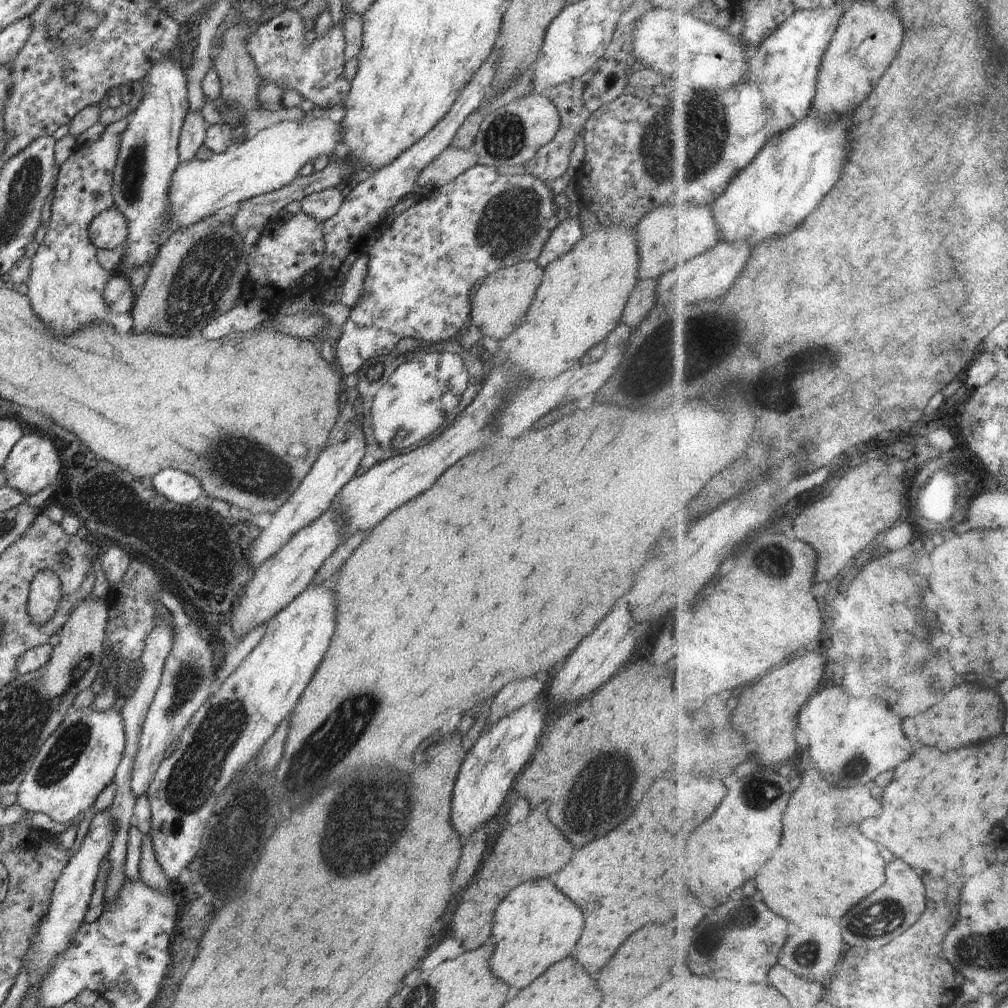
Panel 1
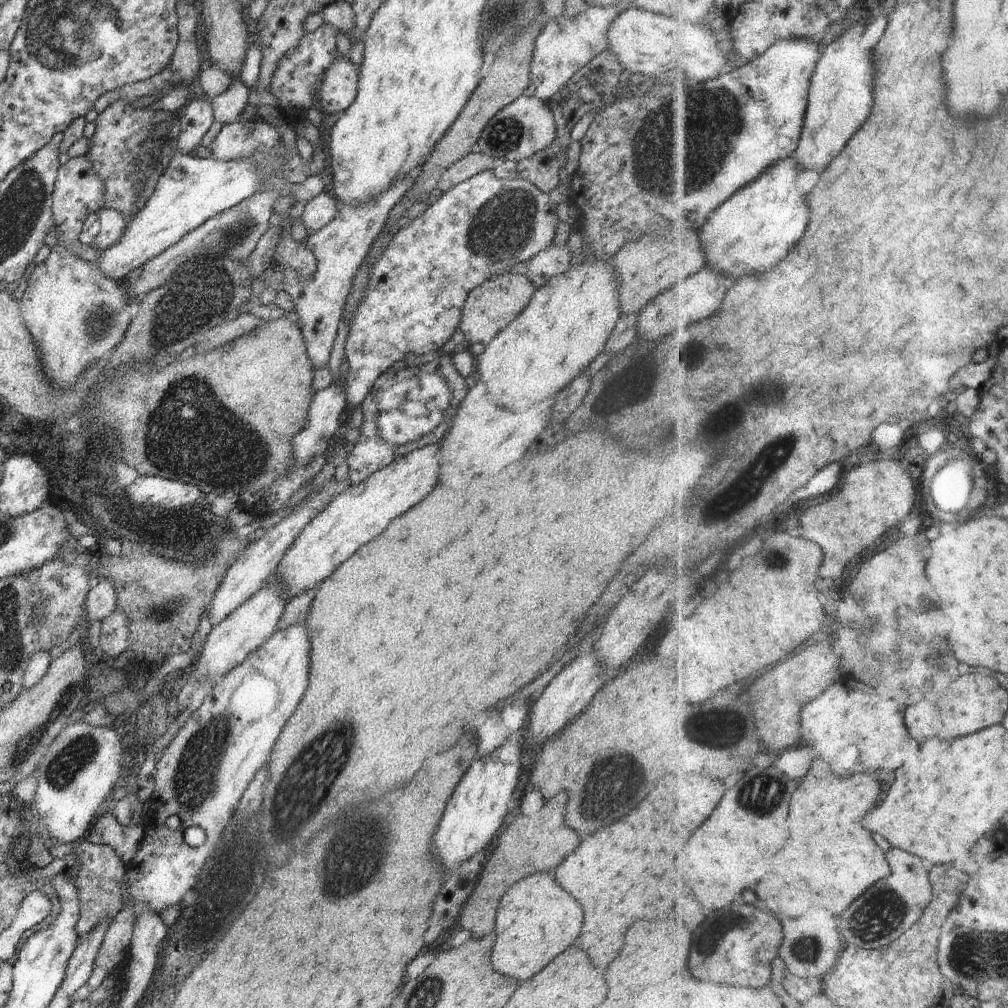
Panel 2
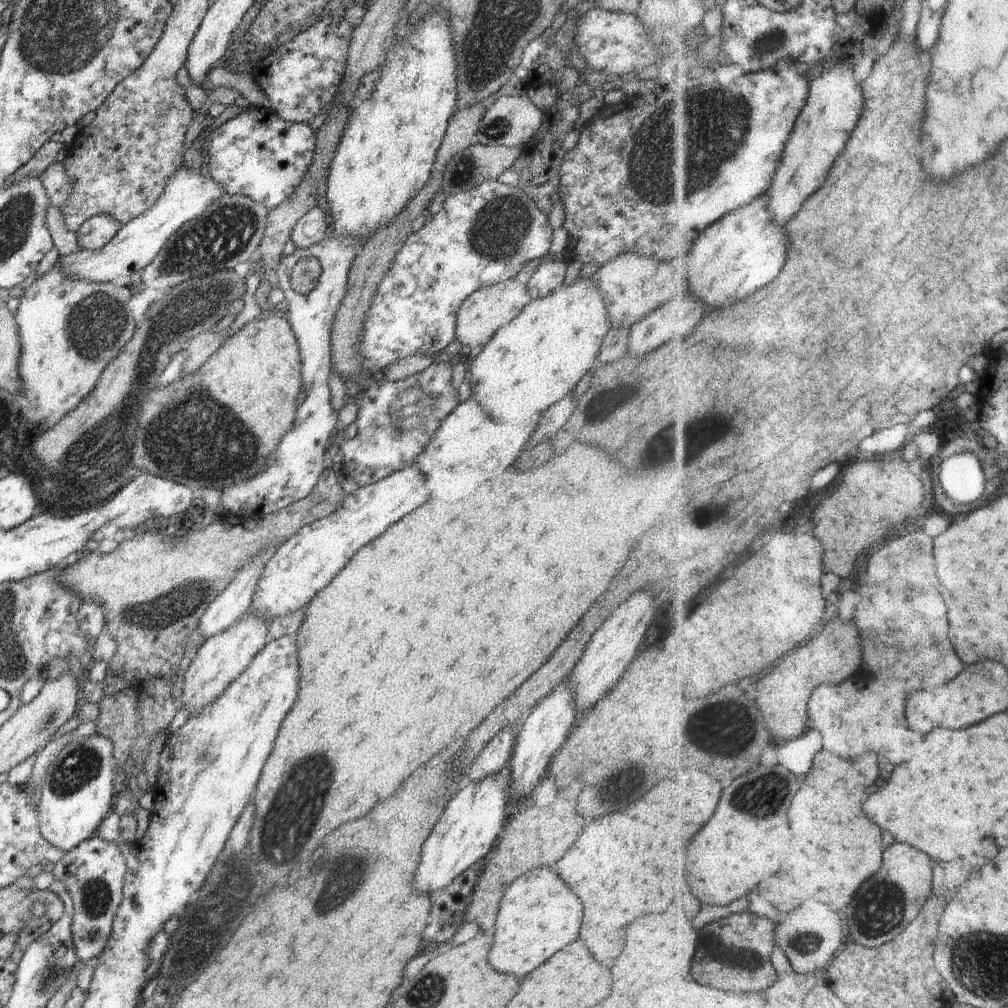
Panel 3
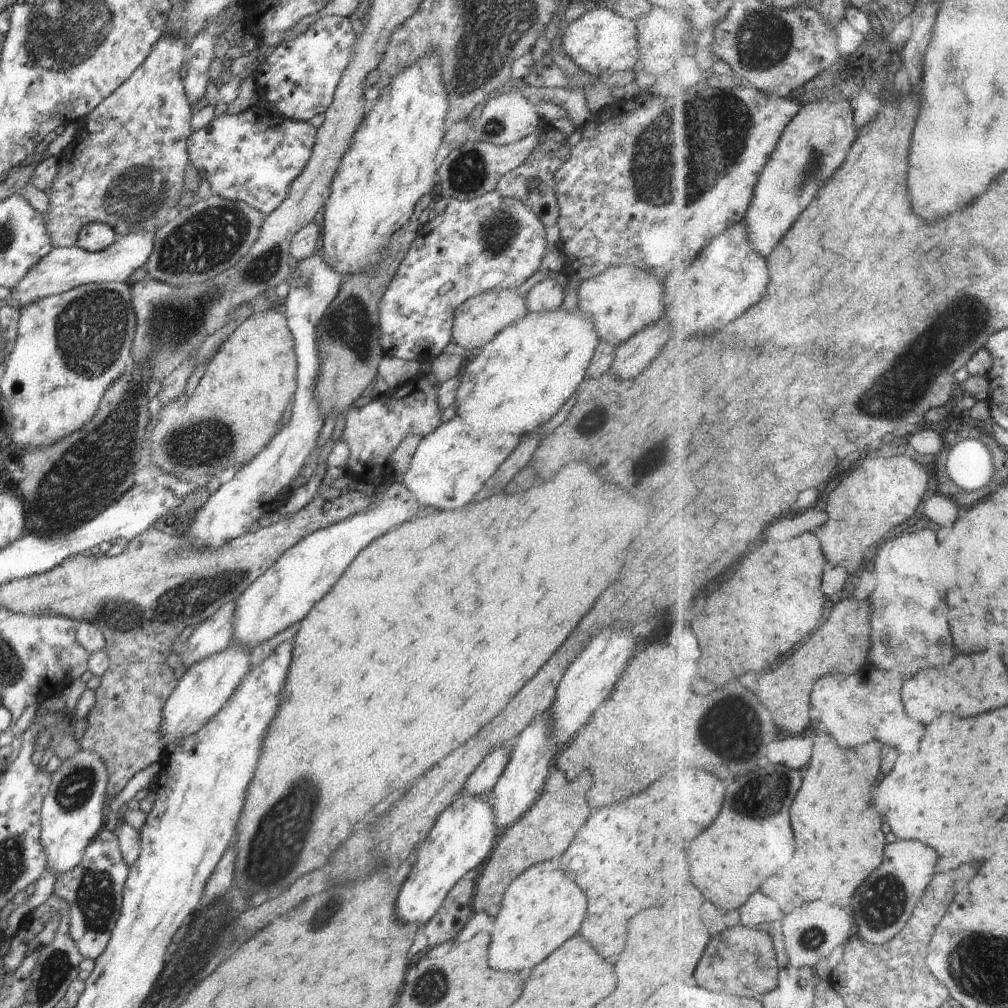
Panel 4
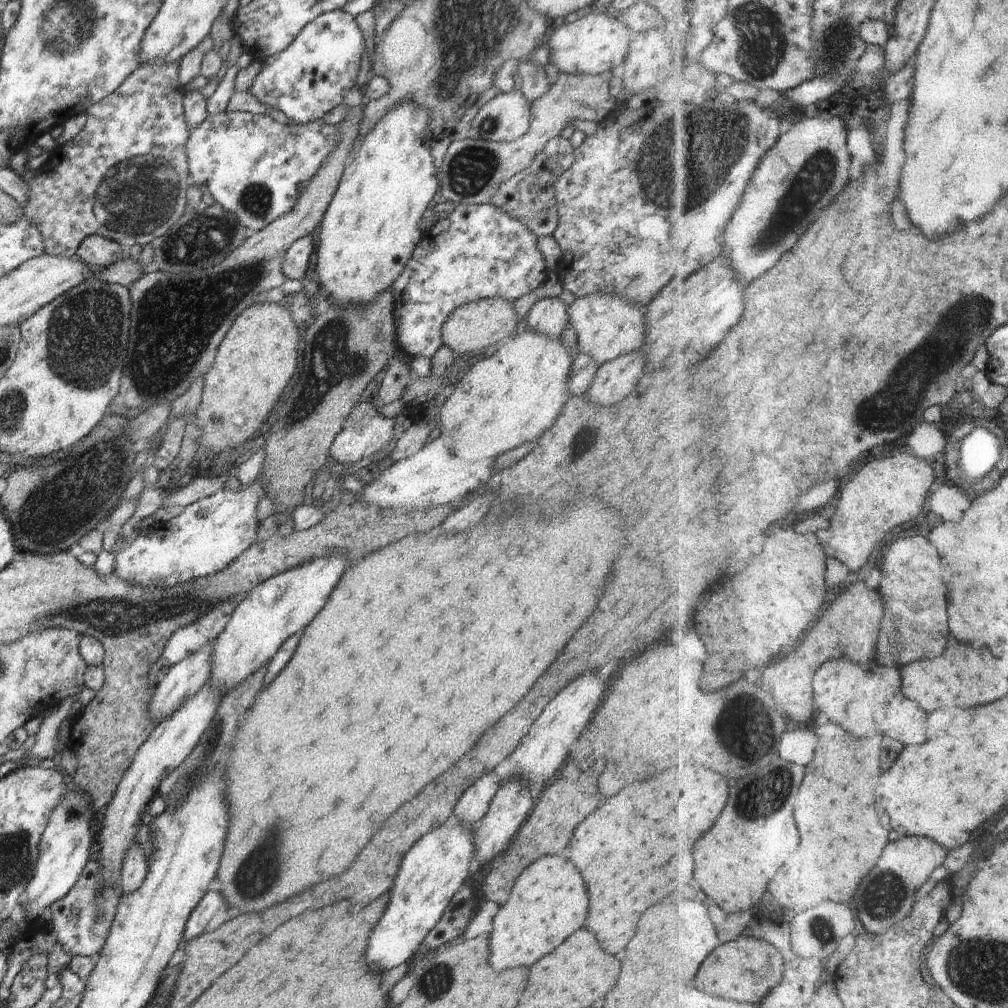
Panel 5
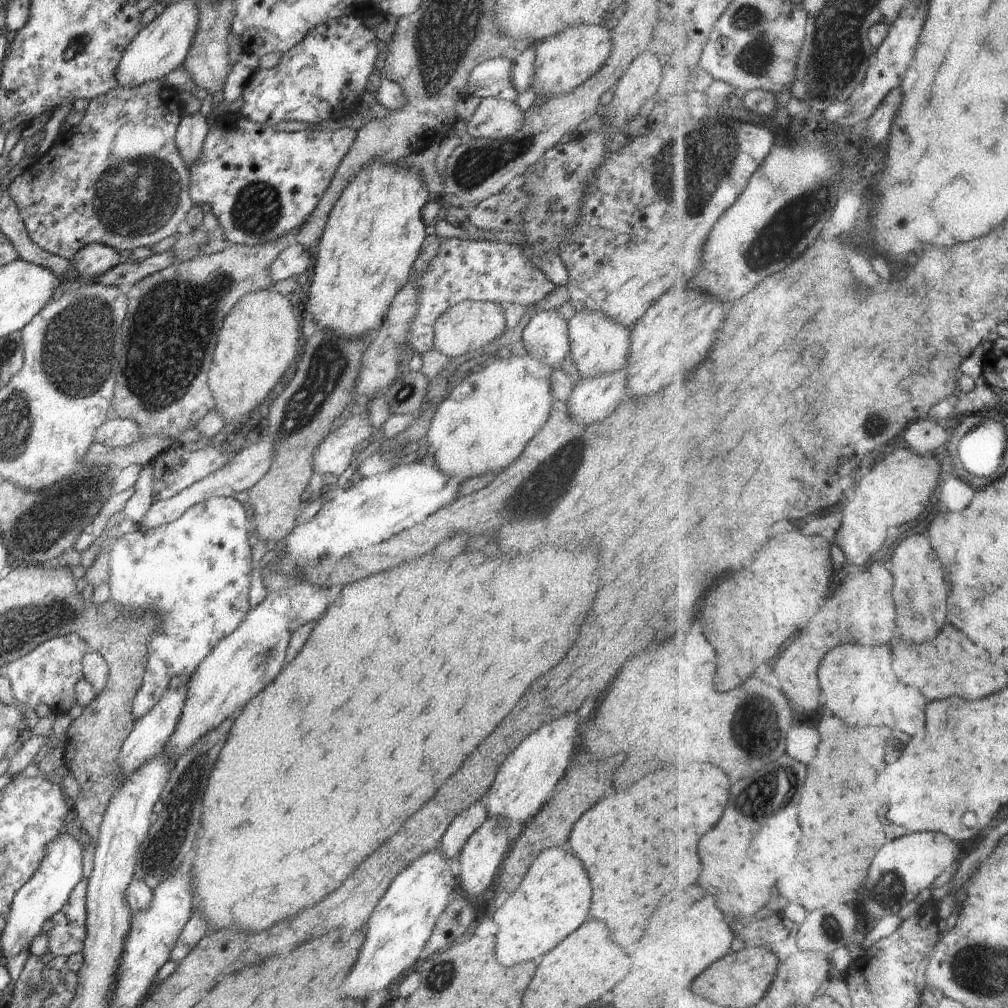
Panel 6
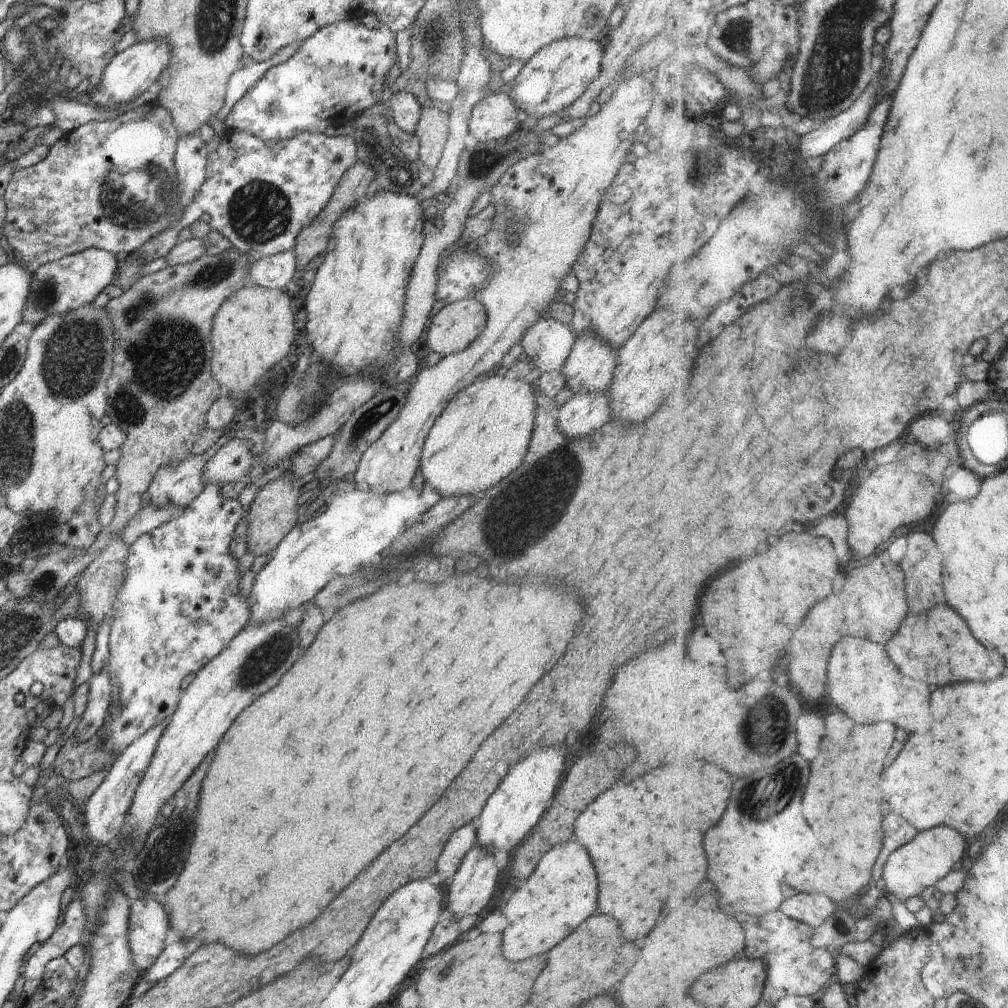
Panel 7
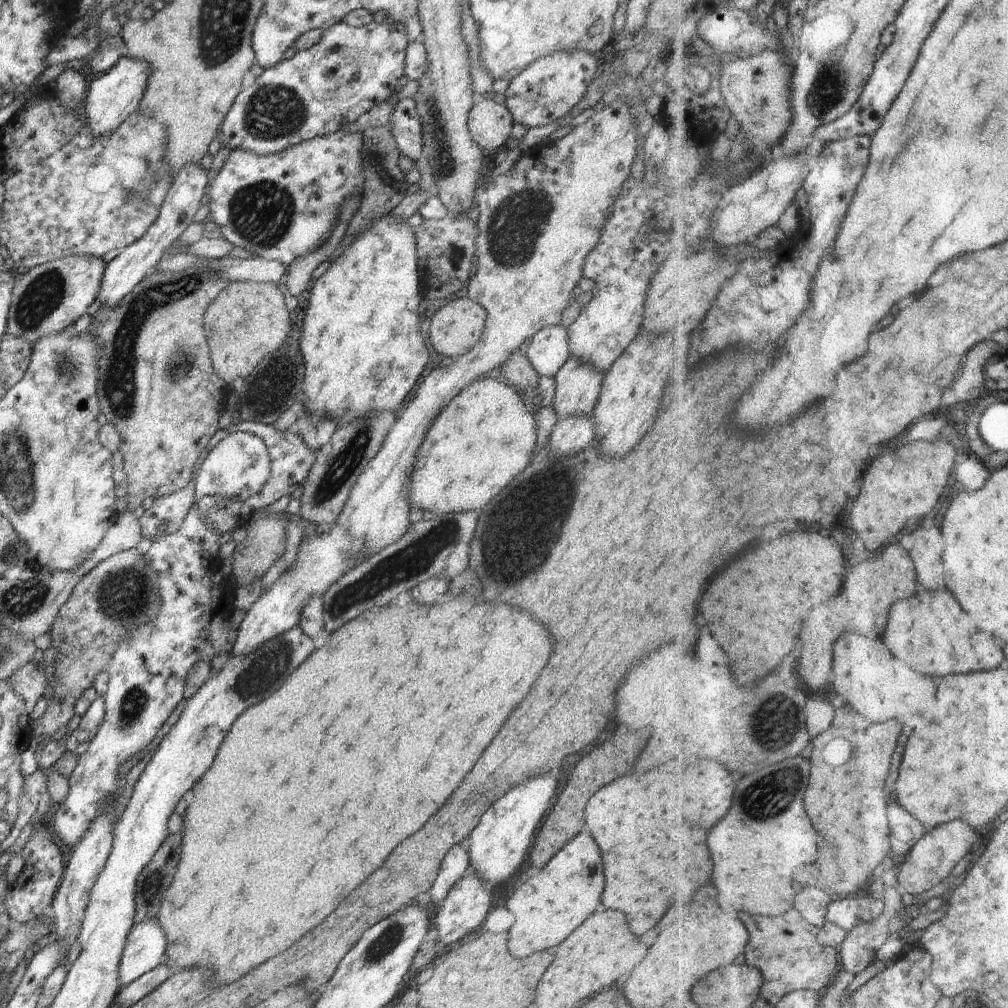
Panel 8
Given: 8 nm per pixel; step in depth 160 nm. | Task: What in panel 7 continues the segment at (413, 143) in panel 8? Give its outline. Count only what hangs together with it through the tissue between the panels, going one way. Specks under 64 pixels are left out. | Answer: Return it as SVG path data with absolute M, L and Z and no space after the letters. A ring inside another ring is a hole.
M393 90L389 93L390 97L384 101L384 104L391 108L393 120L398 128L408 132L408 134L415 134L421 117L421 108L418 105L417 98L406 91Z

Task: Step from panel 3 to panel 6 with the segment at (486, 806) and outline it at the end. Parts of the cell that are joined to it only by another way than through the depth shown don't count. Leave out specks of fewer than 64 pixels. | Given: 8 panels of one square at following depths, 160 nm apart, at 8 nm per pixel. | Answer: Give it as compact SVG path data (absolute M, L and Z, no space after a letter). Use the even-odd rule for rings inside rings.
M438 849L416 858L390 884L388 891L366 924L366 936L352 972L344 980L340 994L346 998L366 998L388 988L400 974L407 974L428 943L438 918L457 895L456 863L446 860Z

